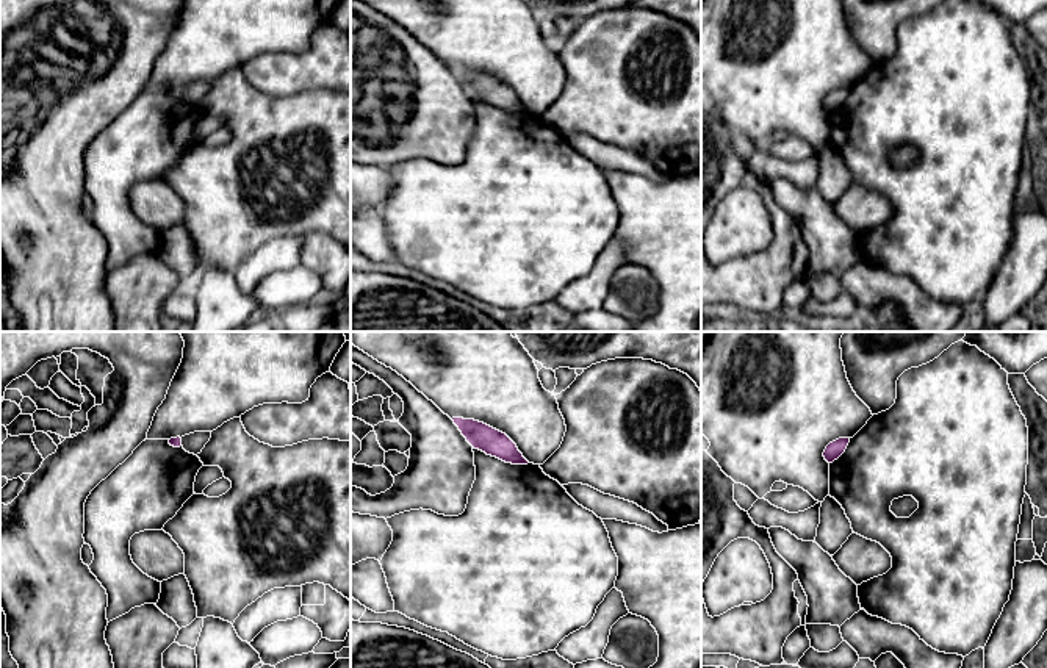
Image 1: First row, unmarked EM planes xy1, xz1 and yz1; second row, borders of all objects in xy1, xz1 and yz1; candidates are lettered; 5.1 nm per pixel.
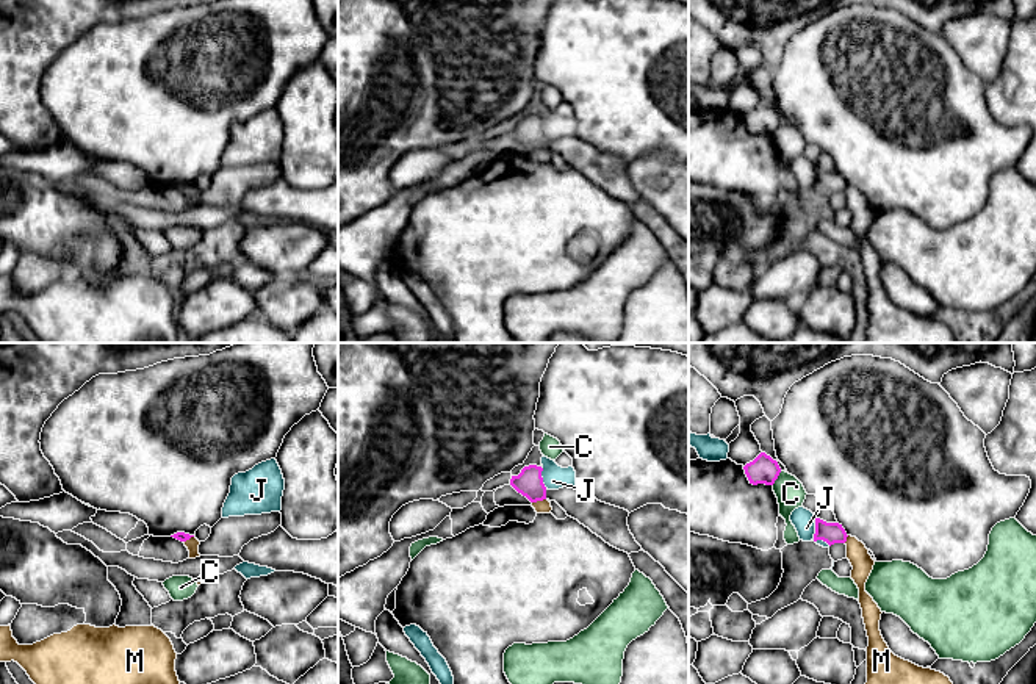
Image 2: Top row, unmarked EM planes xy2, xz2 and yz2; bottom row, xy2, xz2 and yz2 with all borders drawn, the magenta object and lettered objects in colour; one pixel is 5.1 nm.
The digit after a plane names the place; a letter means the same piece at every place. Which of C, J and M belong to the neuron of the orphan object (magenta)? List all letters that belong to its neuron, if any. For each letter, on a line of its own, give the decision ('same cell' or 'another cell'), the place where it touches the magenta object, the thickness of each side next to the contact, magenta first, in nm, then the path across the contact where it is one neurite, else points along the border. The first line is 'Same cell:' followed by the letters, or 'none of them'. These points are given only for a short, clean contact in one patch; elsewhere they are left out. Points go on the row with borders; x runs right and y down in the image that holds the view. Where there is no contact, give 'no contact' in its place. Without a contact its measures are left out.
Same cell: none of them
C: another cell; meets magenta in yz2 at (776, 478); 140 nm thick on the magenta side, 150 nm on the other; border along yz2 (781, 471), (772, 484)
J: another cell; meets magenta in yz2 at (814, 536); 110 nm thick on the magenta side, 120 nm on the other
M: another cell; meets magenta in xz2 at (539, 500); 140 nm thick on the magenta side, 70 nm on the other; border along xz2 (545, 498), (532, 503)

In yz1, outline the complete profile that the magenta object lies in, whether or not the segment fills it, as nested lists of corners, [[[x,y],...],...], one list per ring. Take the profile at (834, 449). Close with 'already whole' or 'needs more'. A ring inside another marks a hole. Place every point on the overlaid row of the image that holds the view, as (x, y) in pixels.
[[[839,438],[833,443],[829,443],[823,452],[823,457],[828,463],[833,463],[834,460],[837,460],[847,449],[850,443],[850,438]]]; already whole

